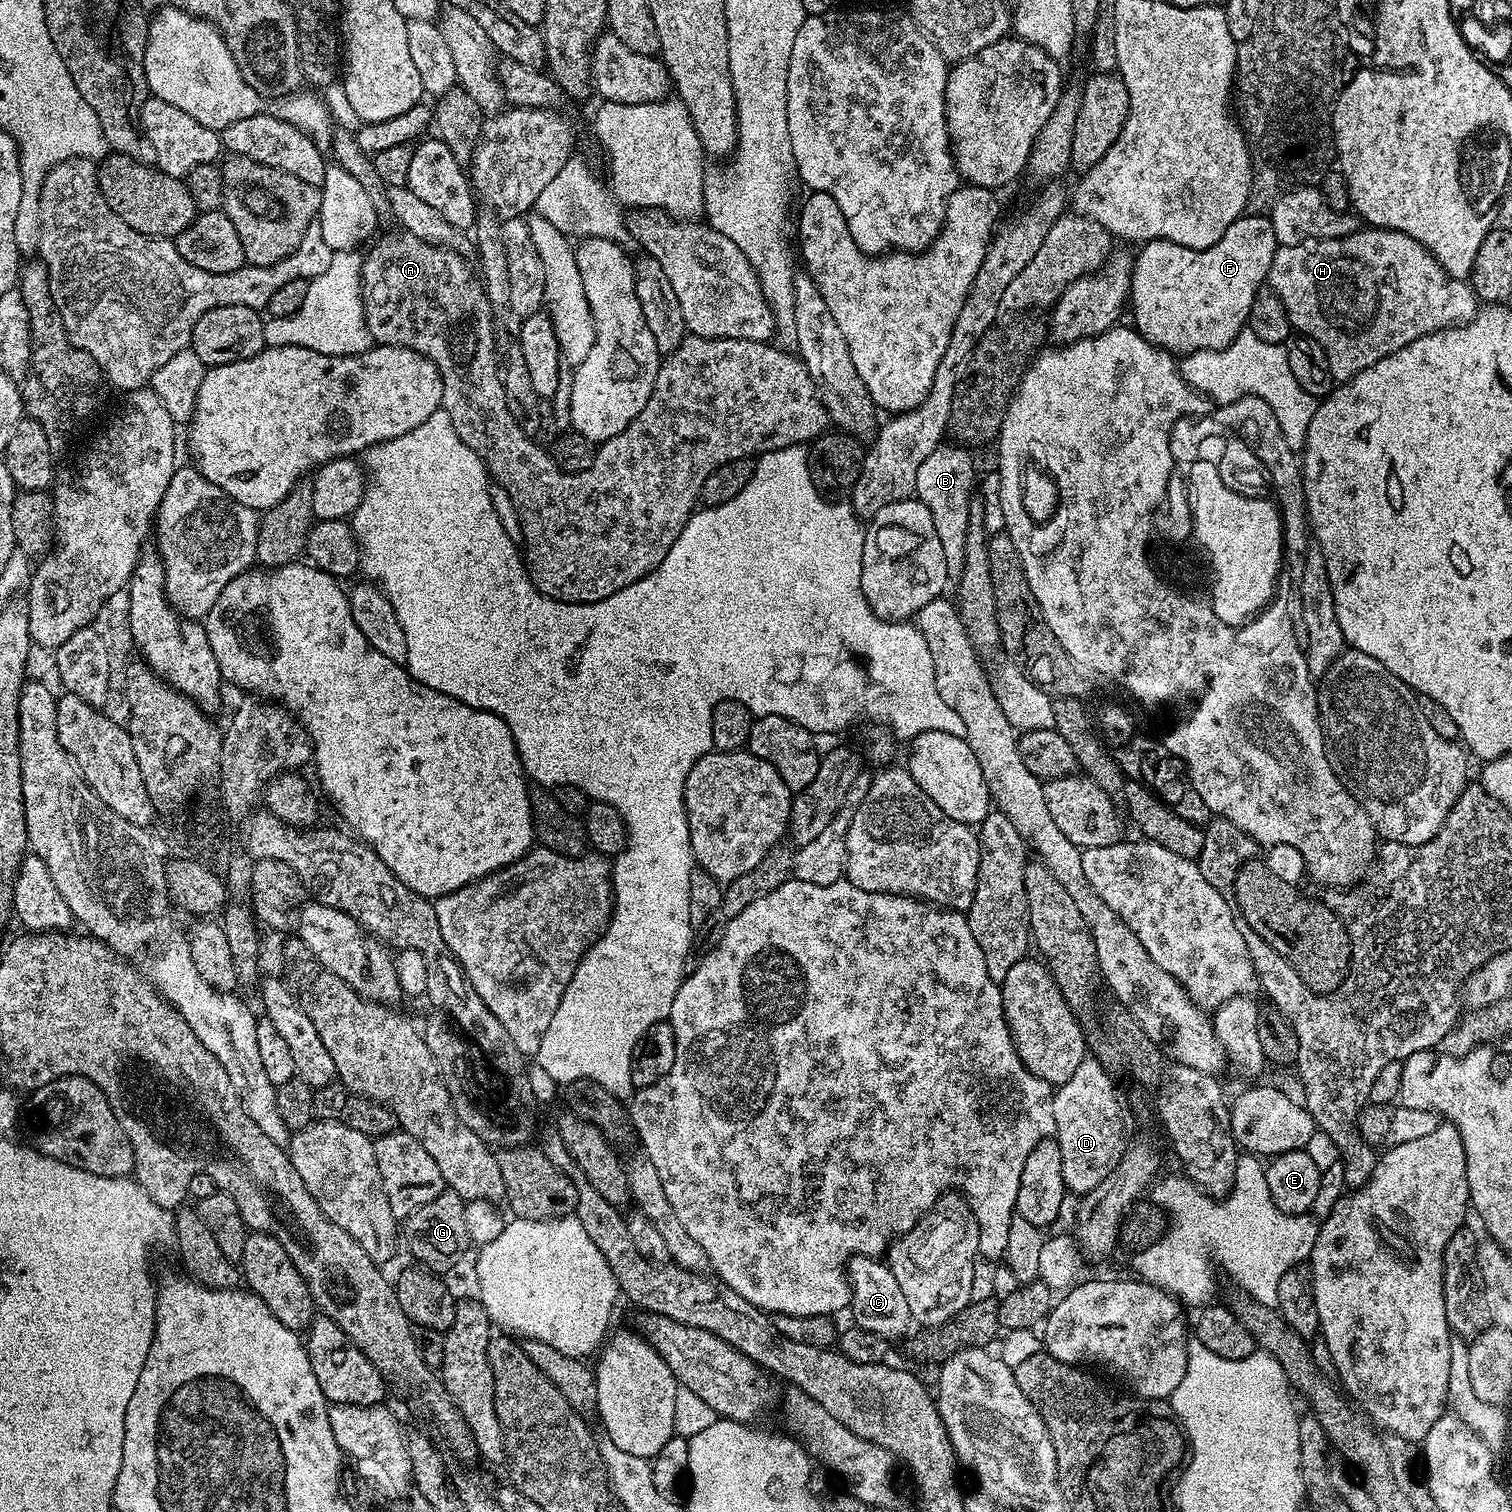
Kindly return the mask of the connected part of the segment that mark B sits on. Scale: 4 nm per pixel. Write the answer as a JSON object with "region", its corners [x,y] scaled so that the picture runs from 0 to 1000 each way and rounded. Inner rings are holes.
{"region":[[[622,293],[607,308],[607,319],[604,326],[605,330],[609,331],[615,337],[615,343],[618,343],[618,351],[620,351],[620,358],[623,358],[623,366],[626,369],[628,382],[634,382],[638,374],[638,360],[639,358],[639,348],[642,343],[642,332],[644,330],[643,317],[646,315],[646,310],[643,308],[644,300],[634,293]]]}

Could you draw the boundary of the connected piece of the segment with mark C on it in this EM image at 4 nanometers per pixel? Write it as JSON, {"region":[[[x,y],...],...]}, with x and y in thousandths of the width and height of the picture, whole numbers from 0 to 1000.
{"region":[[[565,831],[561,834],[560,841],[563,853],[562,868],[563,868],[564,872],[566,872],[564,873],[565,878],[575,880],[575,882],[581,882],[588,888],[600,884],[604,876],[602,864],[599,862],[599,858],[597,856],[597,853],[587,835],[576,831]]]}

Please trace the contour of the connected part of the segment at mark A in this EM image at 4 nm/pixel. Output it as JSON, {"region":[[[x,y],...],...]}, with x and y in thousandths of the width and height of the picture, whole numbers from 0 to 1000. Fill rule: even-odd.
{"region":[[[267,152],[261,153],[257,156],[253,157],[251,159],[249,158],[243,165],[243,166],[244,165],[243,169],[242,167],[238,176],[238,196],[241,200],[241,213],[243,216],[243,220],[249,228],[273,230],[287,241],[292,250],[292,271],[295,274],[298,274],[298,279],[300,282],[300,284],[303,284],[303,290],[306,290],[306,292],[308,292],[308,295],[311,295],[311,298],[313,298],[313,300],[316,300],[316,303],[319,303],[323,315],[327,319],[331,320],[332,323],[337,327],[338,331],[340,332],[343,345],[345,346],[345,370],[349,375],[349,381],[353,388],[359,394],[364,395],[364,397],[371,397],[375,399],[396,398],[398,396],[403,396],[403,393],[409,393],[409,390],[422,385],[425,381],[430,380],[437,374],[438,369],[440,369],[440,366],[443,366],[443,361],[446,361],[448,353],[451,353],[454,345],[458,342],[458,339],[461,335],[464,319],[467,319],[467,316],[470,316],[470,313],[473,310],[483,304],[502,303],[507,299],[522,296],[523,294],[534,294],[540,289],[548,285],[548,272],[545,271],[542,260],[540,259],[540,254],[536,250],[532,240],[529,239],[528,235],[524,234],[523,232],[522,232],[522,233],[518,233],[517,231],[513,230],[513,227],[511,226],[496,226],[488,224],[473,225],[455,221],[448,229],[448,231],[446,231],[437,237],[435,250],[433,250],[433,258],[430,261],[427,269],[425,269],[425,274],[422,274],[422,276],[419,276],[419,279],[417,279],[417,282],[414,282],[414,284],[411,284],[411,287],[406,287],[406,290],[399,292],[394,296],[393,306],[390,306],[390,308],[388,311],[372,312],[365,305],[364,301],[360,297],[359,299],[352,292],[353,289],[345,283],[343,279],[340,276],[340,274],[337,274],[337,271],[335,271],[335,258],[331,244],[329,243],[329,238],[328,241],[328,224],[325,221],[327,205],[316,186],[315,181],[314,179],[312,181],[310,178],[309,173],[303,167],[298,167],[300,165],[298,163],[279,160],[279,157],[274,157],[274,155]]]}

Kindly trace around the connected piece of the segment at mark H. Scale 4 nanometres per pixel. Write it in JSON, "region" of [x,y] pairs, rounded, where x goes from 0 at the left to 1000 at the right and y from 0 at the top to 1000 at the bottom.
{"region":[[[900,150],[898,153],[894,153],[888,157],[880,157],[879,159],[864,159],[860,161],[847,161],[843,168],[843,173],[840,173],[840,179],[837,186],[838,190],[848,197],[848,202],[851,202],[851,208],[853,210],[855,218],[859,222],[866,222],[874,231],[877,231],[877,237],[880,239],[882,252],[888,253],[896,250],[903,242],[909,242],[911,237],[917,237],[917,234],[922,234],[927,231],[927,229],[933,229],[938,224],[940,224],[946,220],[952,220],[954,217],[962,217],[966,214],[971,214],[976,210],[978,206],[978,196],[974,192],[973,187],[962,184],[956,180],[952,174],[944,167],[940,161],[935,160],[927,153],[921,153],[918,151]]]}

